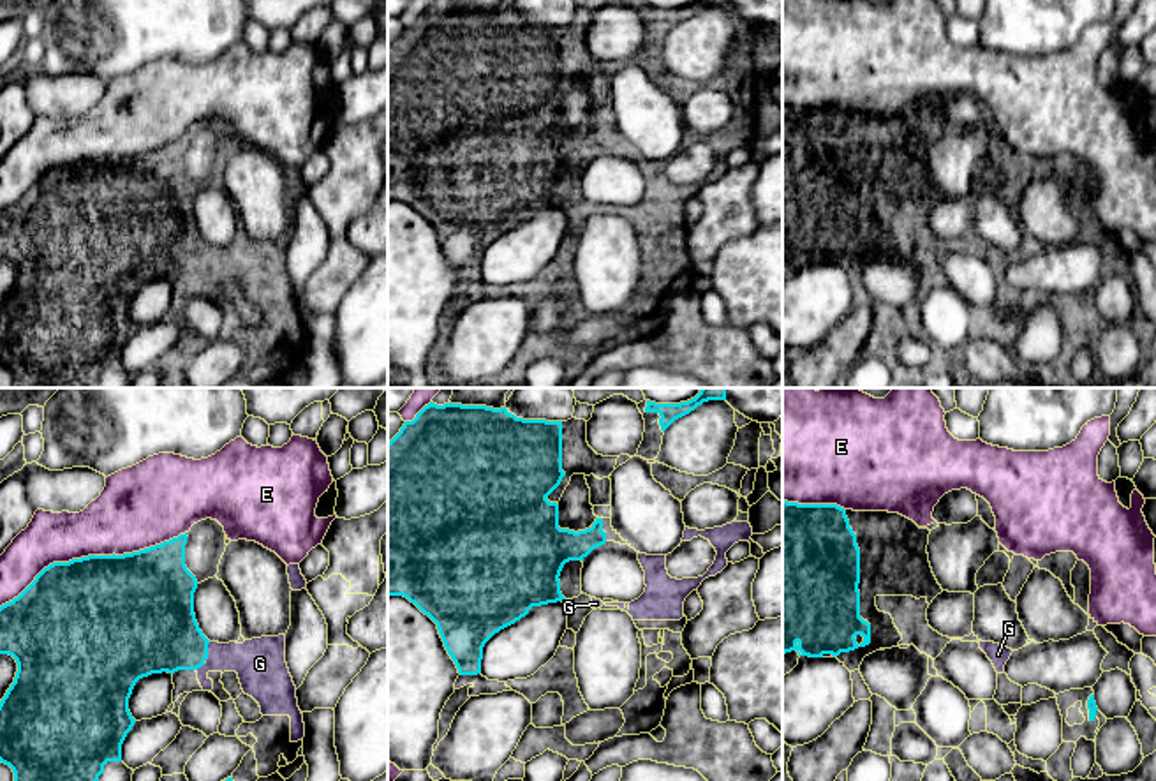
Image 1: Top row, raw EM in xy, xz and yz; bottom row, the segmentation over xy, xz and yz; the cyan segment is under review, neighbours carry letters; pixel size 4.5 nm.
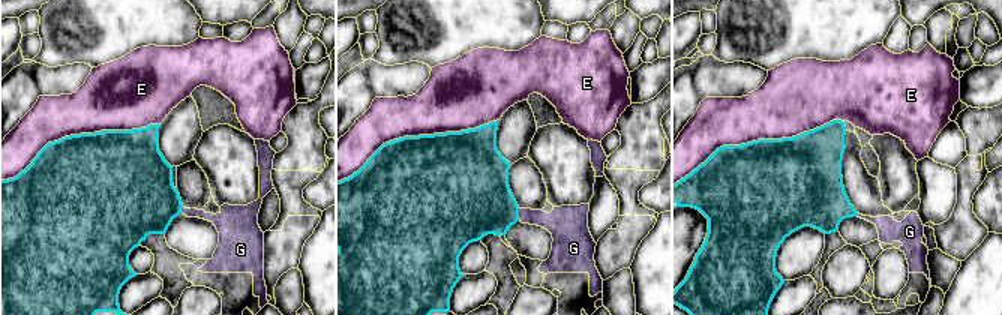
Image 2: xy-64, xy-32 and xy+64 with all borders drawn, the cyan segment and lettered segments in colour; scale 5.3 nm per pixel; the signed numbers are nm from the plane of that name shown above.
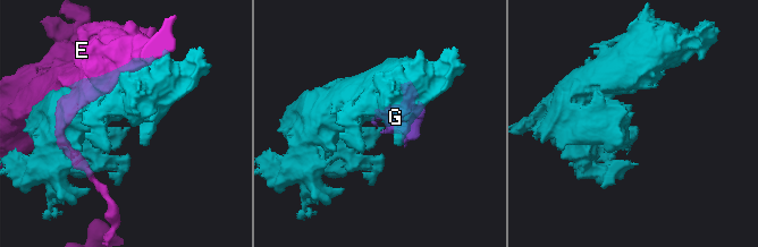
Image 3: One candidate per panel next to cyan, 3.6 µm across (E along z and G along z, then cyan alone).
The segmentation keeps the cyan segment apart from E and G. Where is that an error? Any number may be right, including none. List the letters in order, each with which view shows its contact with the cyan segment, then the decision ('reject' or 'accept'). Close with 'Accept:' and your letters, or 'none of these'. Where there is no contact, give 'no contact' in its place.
E: contact in xy; reject
G: contact in xy; accept
Accept: G

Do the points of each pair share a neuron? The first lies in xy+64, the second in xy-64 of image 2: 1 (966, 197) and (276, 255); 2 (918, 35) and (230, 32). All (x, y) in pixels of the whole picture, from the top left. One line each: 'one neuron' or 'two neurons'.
1: one neuron
2: one neuron

